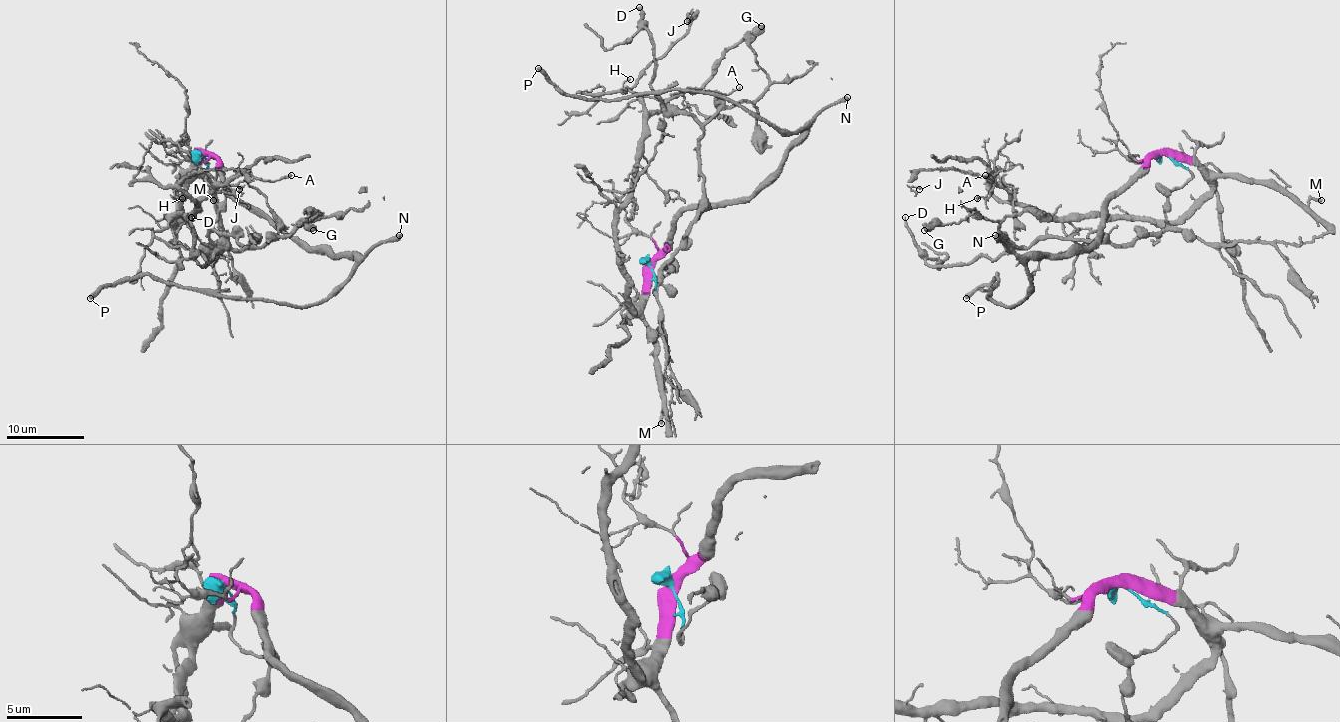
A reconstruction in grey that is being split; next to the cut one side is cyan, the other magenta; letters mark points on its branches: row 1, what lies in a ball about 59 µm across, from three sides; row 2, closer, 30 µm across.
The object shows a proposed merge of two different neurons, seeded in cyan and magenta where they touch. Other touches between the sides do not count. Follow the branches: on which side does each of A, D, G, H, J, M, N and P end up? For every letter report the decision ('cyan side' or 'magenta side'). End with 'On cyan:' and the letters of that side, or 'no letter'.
A: magenta side
D: cyan side
G: cyan side
H: magenta side
J: magenta side
M: magenta side
N: magenta side
P: magenta side
On cyan: D, G

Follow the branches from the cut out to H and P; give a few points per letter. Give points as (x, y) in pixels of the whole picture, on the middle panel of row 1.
H: (649, 264), (649, 295), (633, 313), (616, 236), (643, 131), (643, 104), (621, 88), (629, 78)
P: (649, 264), (686, 209), (750, 195), (803, 129), (781, 133), (719, 96), (688, 90), (582, 98), (538, 69)

